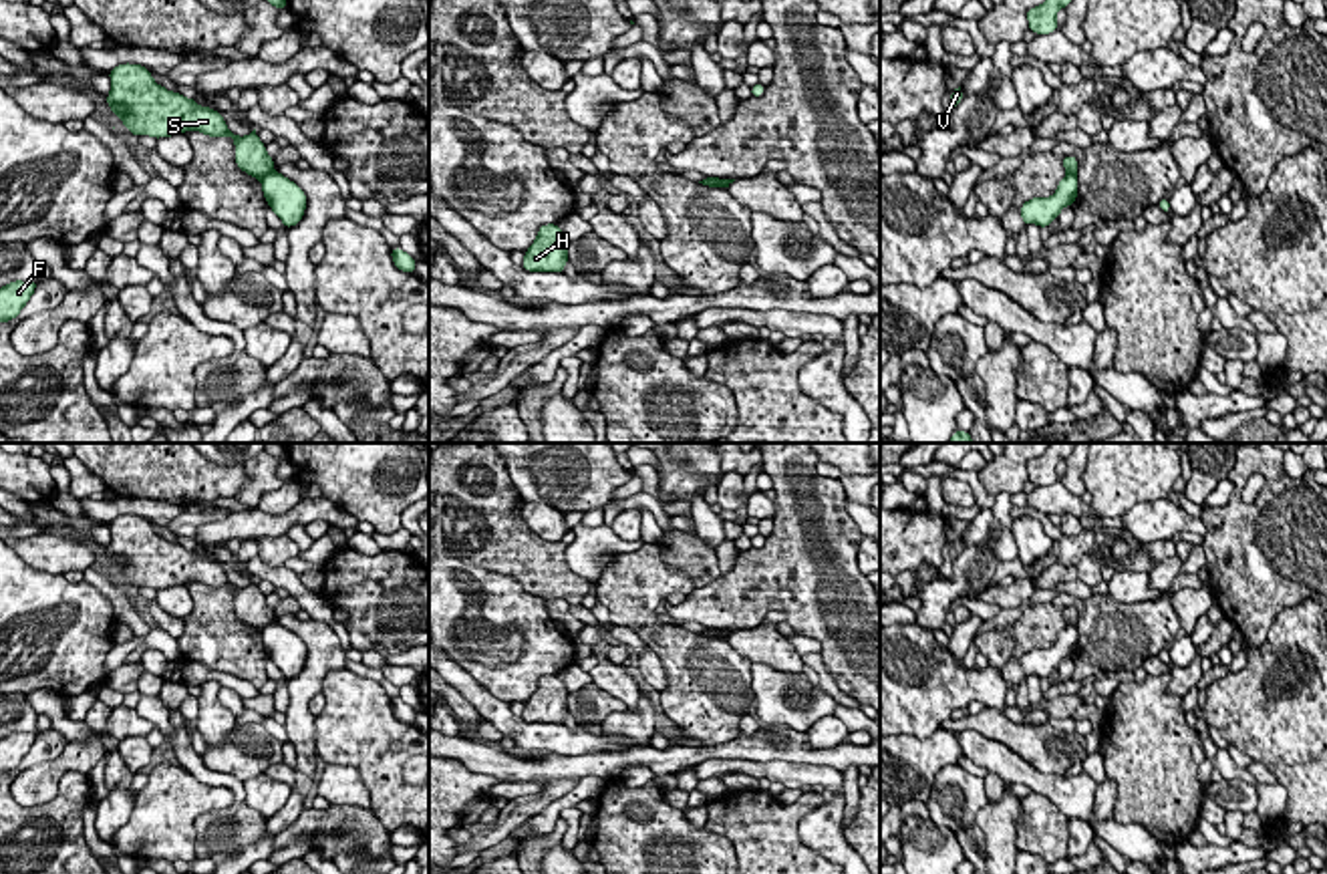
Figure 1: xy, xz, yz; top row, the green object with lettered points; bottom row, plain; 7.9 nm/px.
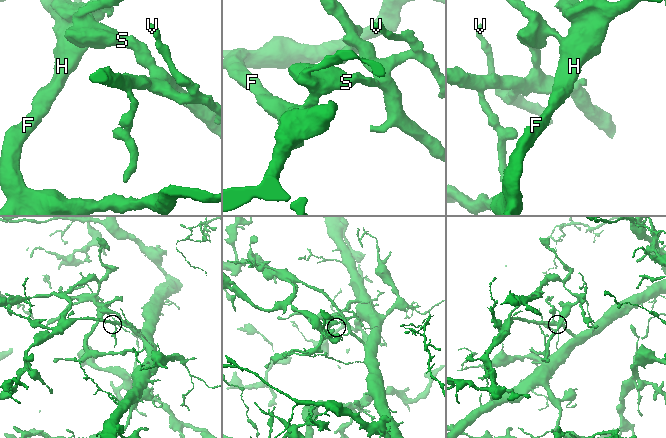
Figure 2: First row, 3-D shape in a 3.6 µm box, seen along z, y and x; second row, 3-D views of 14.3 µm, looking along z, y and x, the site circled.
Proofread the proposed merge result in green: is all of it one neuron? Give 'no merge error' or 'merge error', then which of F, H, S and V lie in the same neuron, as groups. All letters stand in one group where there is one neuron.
merge error; groups F H S / V

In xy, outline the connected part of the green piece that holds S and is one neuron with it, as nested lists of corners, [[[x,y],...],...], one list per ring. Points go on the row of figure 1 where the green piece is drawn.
[[[125,62],[109,70],[109,79],[107,105],[131,135],[161,139],[199,131],[209,137],[232,137],[236,165],[242,171],[256,179],[274,171],[274,159],[266,153],[256,129],[246,137],[234,135],[222,113],[157,85],[147,66]]]

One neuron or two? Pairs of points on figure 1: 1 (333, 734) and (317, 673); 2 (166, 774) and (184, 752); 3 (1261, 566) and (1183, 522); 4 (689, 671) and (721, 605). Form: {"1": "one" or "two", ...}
{"1": "two", "2": "two", "3": "two", "4": "two"}

